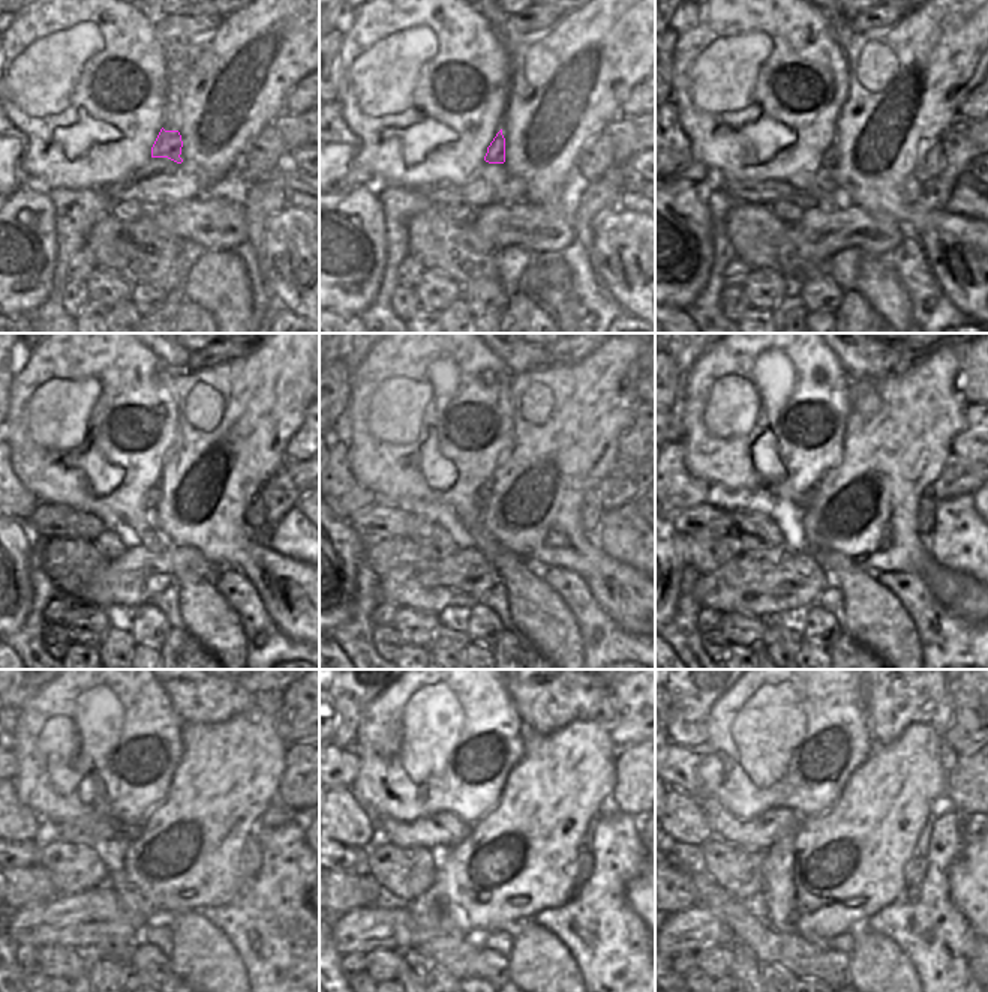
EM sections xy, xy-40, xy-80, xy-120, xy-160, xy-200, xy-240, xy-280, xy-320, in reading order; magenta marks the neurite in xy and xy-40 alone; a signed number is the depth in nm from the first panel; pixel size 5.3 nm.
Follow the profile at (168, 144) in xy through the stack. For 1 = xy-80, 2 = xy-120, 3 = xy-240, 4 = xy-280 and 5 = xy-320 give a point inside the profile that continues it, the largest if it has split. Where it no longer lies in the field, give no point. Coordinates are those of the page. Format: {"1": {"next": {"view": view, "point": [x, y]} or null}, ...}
{"1": {"next": {"view": "xy-80", "point": [831, 155]}}, "2": {"next": {"view": "xy-120", "point": [153, 494]}}, "3": {"next": {"view": "xy-240", "point": [101, 829]}}, "4": {"next": {"view": "xy-280", "point": [446, 829]}}, "5": {"next": {"view": "xy-320", "point": [759, 833]}}}

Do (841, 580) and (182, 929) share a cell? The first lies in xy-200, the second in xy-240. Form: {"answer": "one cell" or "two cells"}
{"answer": "one cell"}

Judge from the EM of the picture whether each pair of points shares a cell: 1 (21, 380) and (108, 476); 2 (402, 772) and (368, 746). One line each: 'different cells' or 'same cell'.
1: same cell
2: same cell

